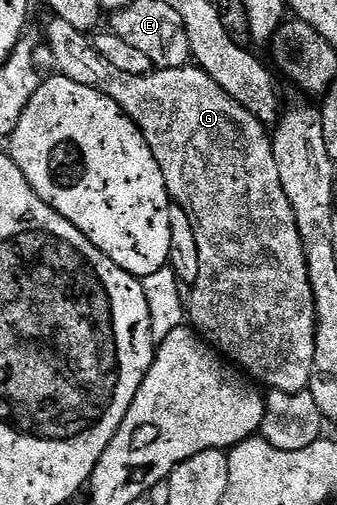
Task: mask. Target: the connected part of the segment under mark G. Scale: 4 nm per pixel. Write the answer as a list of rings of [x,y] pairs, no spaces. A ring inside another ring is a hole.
[[[57,18],[50,20],[47,27],[47,43],[51,46],[51,55],[55,58],[54,70],[58,74],[69,77],[69,81],[77,81],[77,85],[89,85],[89,89],[97,89],[97,93],[106,93],[143,131],[149,149],[153,149],[153,157],[157,157],[157,165],[161,165],[161,173],[165,177],[167,192],[178,207],[188,214],[192,222],[193,233],[196,234],[200,272],[197,281],[189,287],[189,323],[201,336],[204,343],[218,349],[236,368],[242,369],[256,384],[273,391],[284,391],[292,395],[298,391],[306,391],[311,385],[313,373],[313,357],[315,356],[315,302],[313,289],[305,287],[305,279],[309,279],[309,269],[305,261],[305,249],[301,241],[301,233],[297,233],[297,221],[293,217],[293,205],[289,205],[289,197],[285,197],[285,189],[281,187],[281,173],[277,173],[277,161],[273,157],[271,135],[260,119],[253,117],[249,109],[245,109],[209,73],[205,73],[198,65],[186,67],[168,67],[155,69],[150,74],[134,76],[121,73],[120,69],[111,65],[101,57],[101,53],[92,47],[92,40],[86,34],[69,25],[69,21]]]

